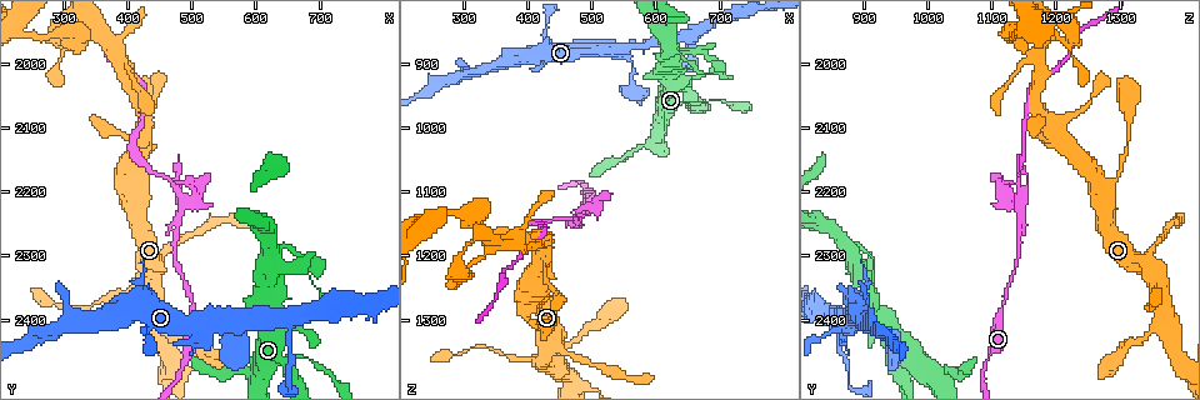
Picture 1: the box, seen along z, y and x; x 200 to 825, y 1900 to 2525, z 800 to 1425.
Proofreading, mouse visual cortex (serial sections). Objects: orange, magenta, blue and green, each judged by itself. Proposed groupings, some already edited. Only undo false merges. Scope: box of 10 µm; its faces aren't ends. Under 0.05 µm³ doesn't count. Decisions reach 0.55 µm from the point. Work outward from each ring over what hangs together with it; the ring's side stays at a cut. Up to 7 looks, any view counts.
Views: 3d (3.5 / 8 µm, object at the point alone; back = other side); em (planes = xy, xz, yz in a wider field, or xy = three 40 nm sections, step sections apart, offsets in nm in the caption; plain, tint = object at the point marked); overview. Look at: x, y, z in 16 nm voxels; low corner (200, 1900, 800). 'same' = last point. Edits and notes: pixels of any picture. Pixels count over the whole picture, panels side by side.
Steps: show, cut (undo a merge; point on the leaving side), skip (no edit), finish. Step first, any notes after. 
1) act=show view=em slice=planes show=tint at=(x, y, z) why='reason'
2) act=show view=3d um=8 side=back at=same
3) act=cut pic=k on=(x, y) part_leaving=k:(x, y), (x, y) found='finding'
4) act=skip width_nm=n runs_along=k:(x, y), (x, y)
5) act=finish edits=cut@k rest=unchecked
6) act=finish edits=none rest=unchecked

act=show view=3d um=3.5 side=back at=(390, 2360, 1360)

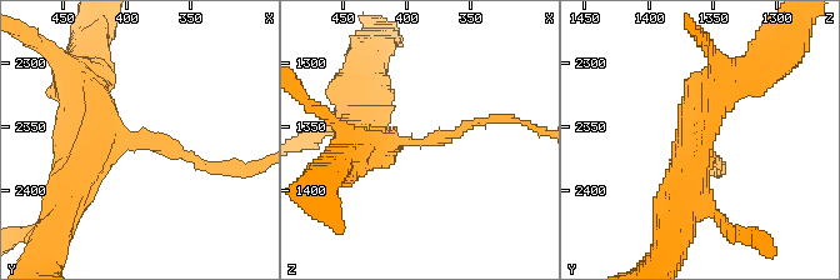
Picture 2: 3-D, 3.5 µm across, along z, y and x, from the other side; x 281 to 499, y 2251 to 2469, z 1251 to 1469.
act=show view=em slice=xy step=1 show=tint at=(392, 2360, 1360)

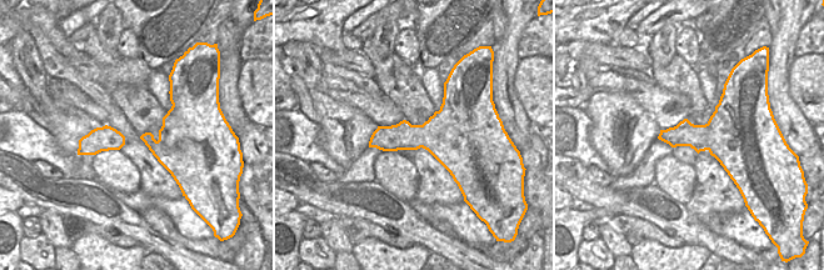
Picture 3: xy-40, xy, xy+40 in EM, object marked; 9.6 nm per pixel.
act=skip arm_widths_nm=100,350 runs_along=2:(93, 101), (96, 140), (158, 140), (211, 168) found='continuous, no second cell'

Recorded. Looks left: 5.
act=show view=3d um=8 at=(480, 2225, 1140) why='thin neck'

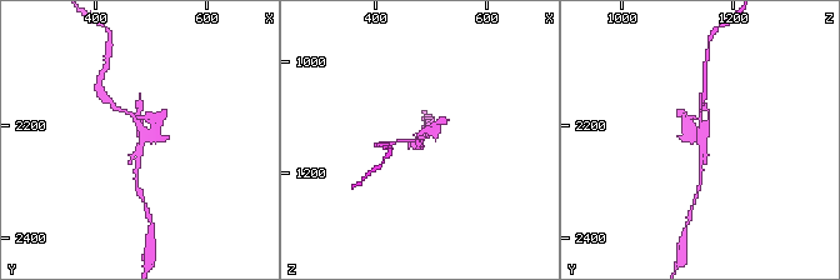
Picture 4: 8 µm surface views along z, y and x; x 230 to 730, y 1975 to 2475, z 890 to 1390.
act=show view=em slice=xy step=5 show=tint at=same why='shape alone is not enough'

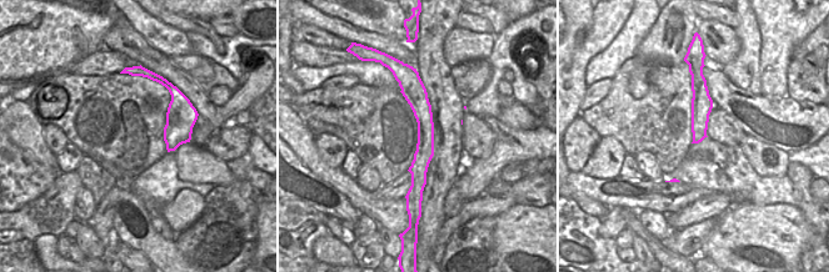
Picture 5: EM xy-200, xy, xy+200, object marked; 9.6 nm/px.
act=cut pic=4 on=(159, 118) width_nm=170 part_leaving=4:(150, 138), (166, 110) found='two cells meet here'

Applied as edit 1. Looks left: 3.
act=show view=overview why='see it whole again'

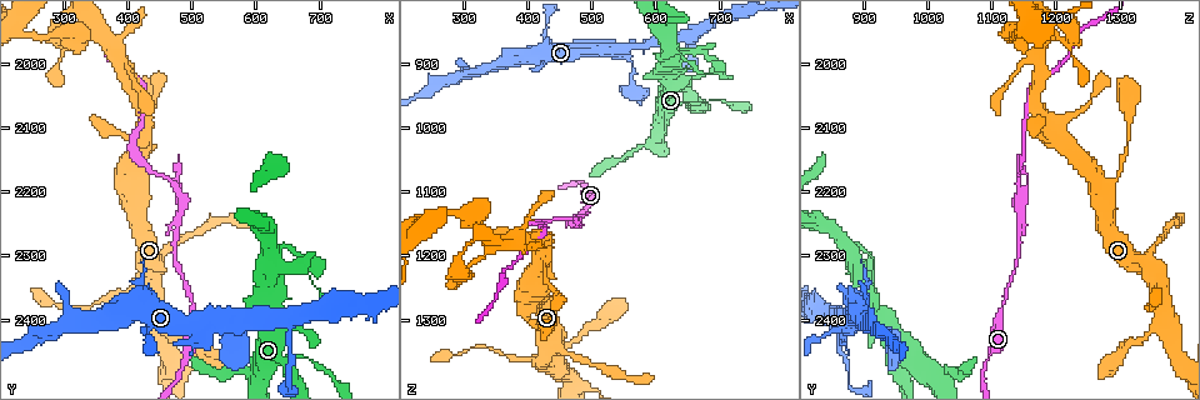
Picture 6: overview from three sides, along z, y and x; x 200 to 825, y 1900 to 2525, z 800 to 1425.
act=show view=3d um=3.5 at=(400, 2185, 1280) why='small branch off a trunk'

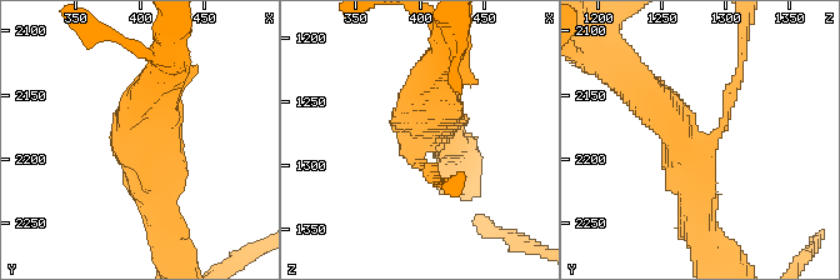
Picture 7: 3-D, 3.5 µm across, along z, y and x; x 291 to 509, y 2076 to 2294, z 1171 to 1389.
act=show view=em slice=planes show=tint at=(396, 2190, 1282) arms=3 arm_widths_nm=150,400,500 why='need the tissue'

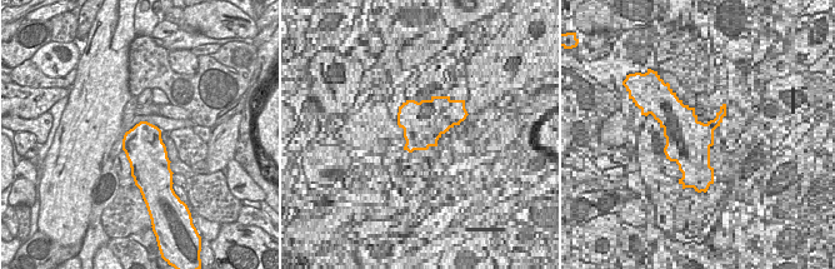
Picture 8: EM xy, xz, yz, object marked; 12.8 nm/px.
act=skip runs_along=7:(704, 238), (685, 145), (644, 91) found='all the same cell'

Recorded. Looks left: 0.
act=finish edits=cut@4 rest=unchecked

